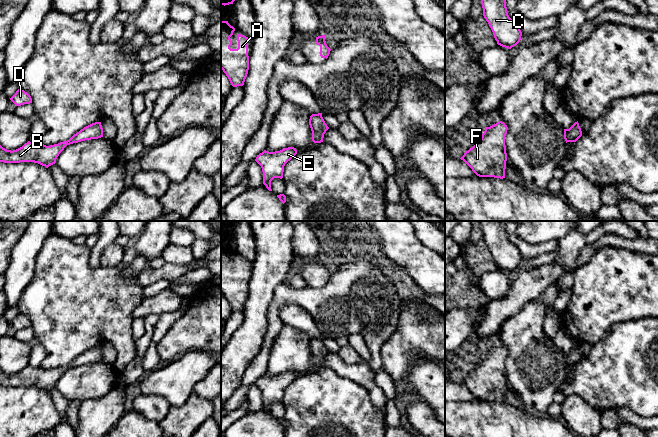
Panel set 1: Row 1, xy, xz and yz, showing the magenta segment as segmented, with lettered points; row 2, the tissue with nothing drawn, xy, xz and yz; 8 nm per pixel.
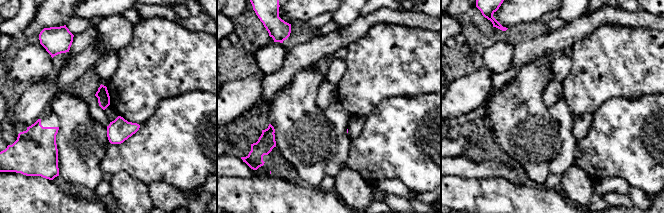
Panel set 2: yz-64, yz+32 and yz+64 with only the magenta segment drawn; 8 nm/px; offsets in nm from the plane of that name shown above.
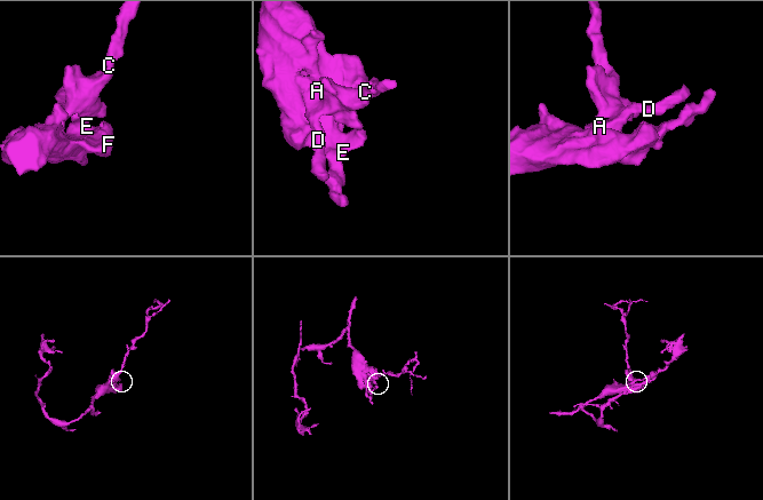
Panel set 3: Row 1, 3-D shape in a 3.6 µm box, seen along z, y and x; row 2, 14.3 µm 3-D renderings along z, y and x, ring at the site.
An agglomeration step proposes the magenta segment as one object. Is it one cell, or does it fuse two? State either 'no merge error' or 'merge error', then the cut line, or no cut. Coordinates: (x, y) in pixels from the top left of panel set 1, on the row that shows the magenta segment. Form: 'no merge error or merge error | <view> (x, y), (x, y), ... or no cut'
no merge error | no cut

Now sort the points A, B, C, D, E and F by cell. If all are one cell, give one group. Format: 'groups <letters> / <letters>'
groups A B C D E F

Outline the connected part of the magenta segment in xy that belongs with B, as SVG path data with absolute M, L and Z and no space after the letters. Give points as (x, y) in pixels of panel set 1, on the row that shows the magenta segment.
M95 122L81 129L69 140L50 146L46 146L41 142L32 143L28 141L22 147L11 151L0 145L0 162L34 162L48 168L56 163L57 157L67 145L101 137L103 137L101 122Z

